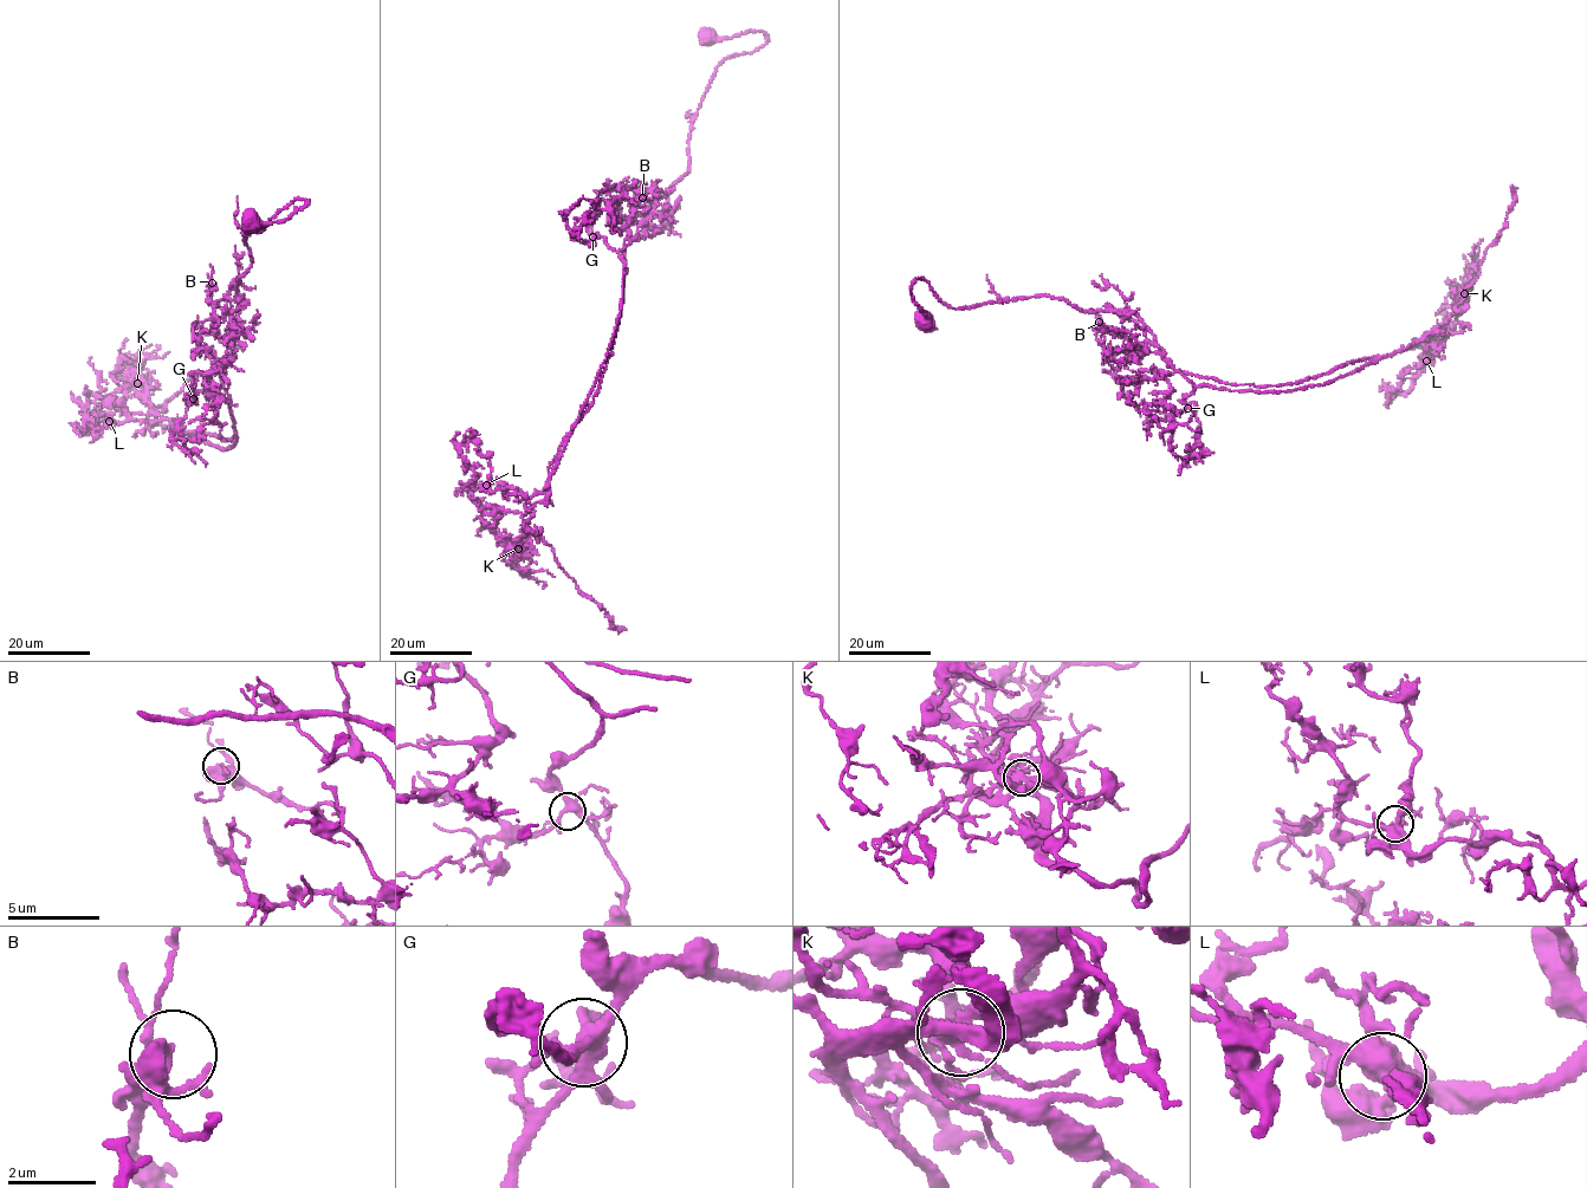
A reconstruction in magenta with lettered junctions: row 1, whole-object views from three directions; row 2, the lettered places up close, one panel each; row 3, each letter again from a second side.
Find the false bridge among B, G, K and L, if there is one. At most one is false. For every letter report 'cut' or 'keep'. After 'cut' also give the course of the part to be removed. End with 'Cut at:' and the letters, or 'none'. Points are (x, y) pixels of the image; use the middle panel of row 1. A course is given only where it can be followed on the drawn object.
B: keep
G: keep
K: cut | (518, 549), (529, 530), (537, 540), (541, 530), (554, 557), (578, 589), (606, 611), (611, 625), (626, 630)
L: keep
Cut at: K

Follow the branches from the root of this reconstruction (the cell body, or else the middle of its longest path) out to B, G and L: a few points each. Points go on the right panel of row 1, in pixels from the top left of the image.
B: (922, 320), (911, 287), (919, 278), (956, 307), (1045, 296), (1129, 311), (1147, 351), (1099, 322)
G: (922, 320), (911, 287), (919, 278), (956, 307), (1045, 296), (1083, 310), (1129, 311), (1193, 385), (1187, 408)
L: (922, 320), (919, 278), (956, 307), (1129, 311), (1194, 385), (1238, 391), (1426, 332), (1426, 361)

